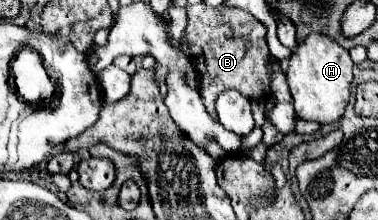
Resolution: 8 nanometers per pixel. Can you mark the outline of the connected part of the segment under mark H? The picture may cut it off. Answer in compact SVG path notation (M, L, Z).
M310 34L302 44L298 44L294 54L290 56L290 64L286 70L290 94L294 98L292 104L294 104L296 118L318 122L318 124L338 122L350 98L352 66L354 62L350 54L338 42L332 42L328 36Z

